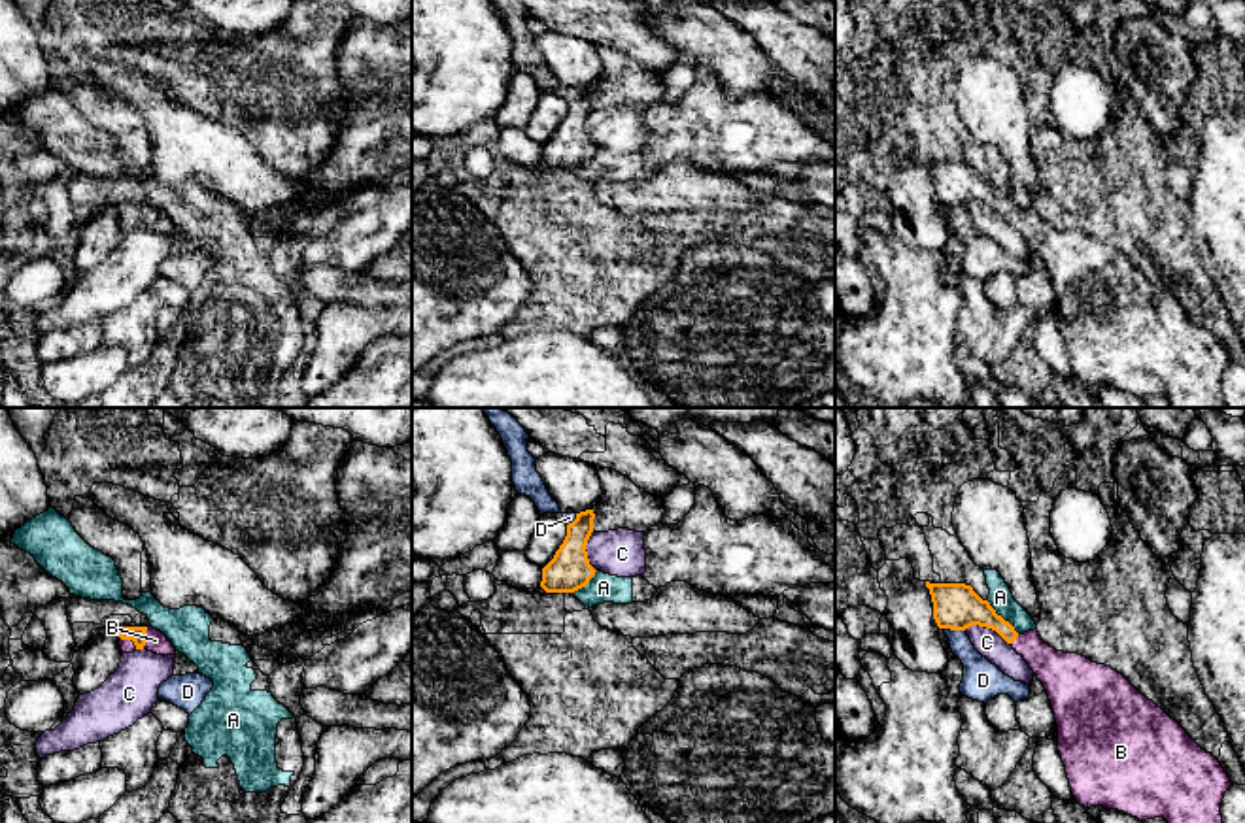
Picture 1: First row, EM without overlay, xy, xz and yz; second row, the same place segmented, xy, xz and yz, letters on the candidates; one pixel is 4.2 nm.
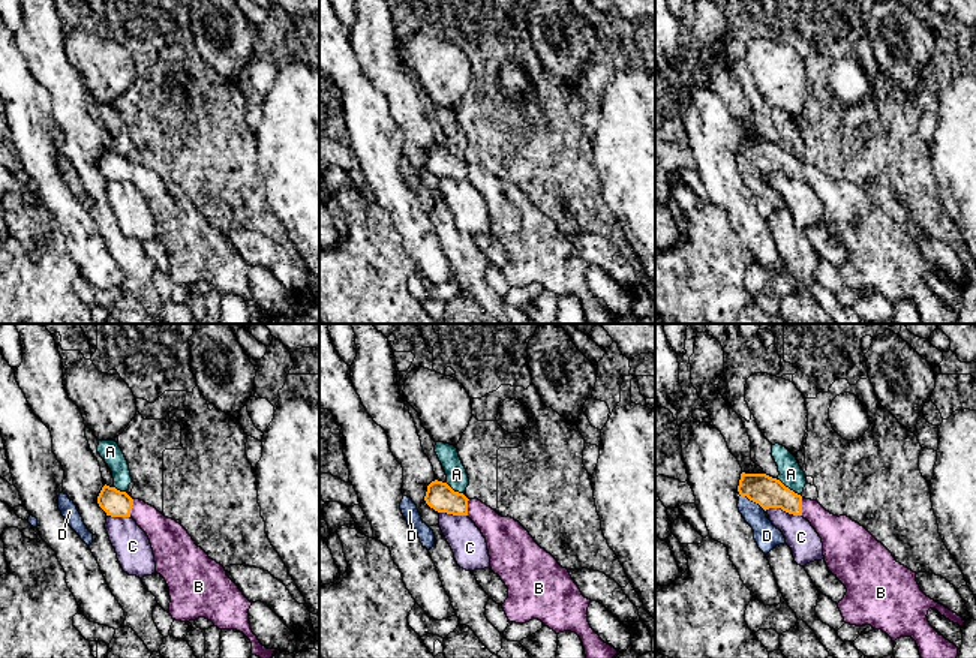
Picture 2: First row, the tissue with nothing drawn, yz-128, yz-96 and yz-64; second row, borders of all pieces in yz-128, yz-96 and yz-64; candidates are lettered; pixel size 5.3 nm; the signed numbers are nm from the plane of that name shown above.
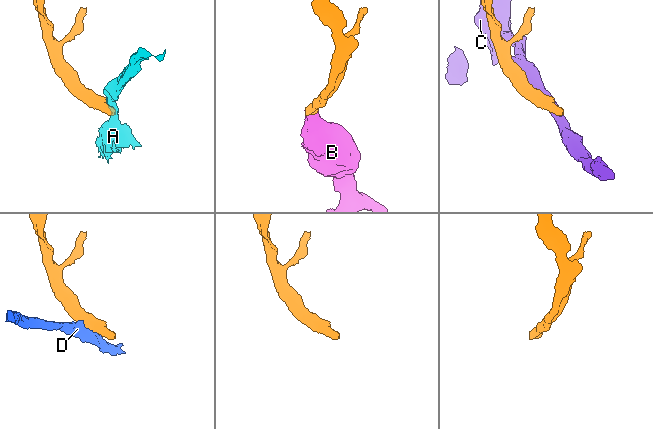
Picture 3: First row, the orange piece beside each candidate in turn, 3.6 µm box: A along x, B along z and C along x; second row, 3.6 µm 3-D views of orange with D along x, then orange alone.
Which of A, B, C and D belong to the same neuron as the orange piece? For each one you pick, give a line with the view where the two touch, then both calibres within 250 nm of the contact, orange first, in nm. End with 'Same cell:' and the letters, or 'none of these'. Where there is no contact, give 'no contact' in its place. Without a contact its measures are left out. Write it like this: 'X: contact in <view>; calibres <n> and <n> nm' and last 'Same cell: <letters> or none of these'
B: contact in xy; calibres 70 and 90 nm
Same cell: B

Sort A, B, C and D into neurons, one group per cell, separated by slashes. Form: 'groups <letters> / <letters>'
groups A / B / C / D

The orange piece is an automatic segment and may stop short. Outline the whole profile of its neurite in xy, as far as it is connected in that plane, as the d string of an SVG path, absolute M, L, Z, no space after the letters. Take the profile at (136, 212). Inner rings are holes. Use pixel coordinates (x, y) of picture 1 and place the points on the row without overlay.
M123 204L117 211L123 230L132 230L136 227L147 227L164 234L176 230L172 219L153 204Z

